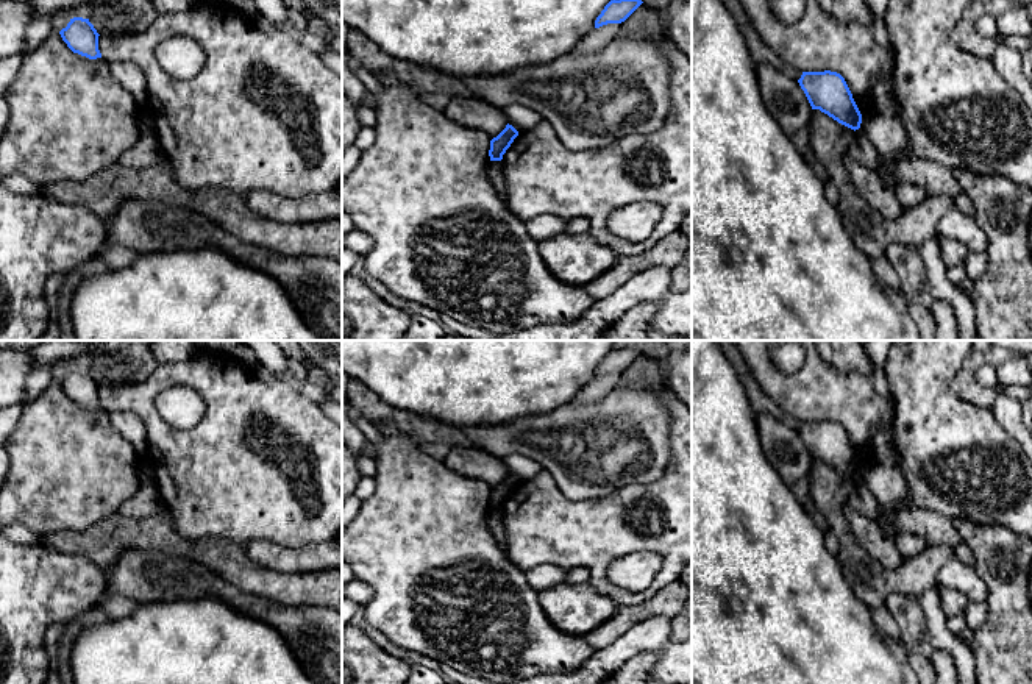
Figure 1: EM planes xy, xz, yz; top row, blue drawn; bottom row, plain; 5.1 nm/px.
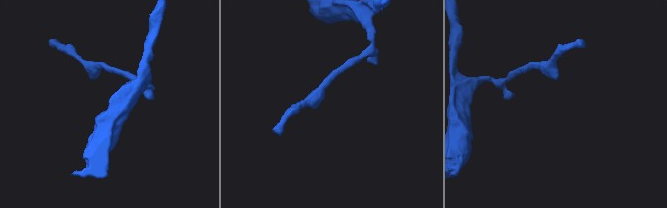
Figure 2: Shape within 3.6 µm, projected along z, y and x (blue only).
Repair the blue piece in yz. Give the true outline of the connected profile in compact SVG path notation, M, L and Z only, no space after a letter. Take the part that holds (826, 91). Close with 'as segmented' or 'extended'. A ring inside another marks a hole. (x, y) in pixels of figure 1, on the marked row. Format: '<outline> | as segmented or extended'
M831 70L802 72L798 83L812 109L820 109L854 131L860 128L862 114L840 73Z | as segmented

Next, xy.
M83 17L70 19L67 27L62 28L59 34L73 53L86 56L89 59L101 58L101 53L98 50L100 34L89 22L89 19L83 19Z | as segmented

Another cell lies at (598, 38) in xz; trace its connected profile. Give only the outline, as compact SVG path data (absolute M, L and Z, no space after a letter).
M607 23L595 28L589 36L585 36L571 52L571 56L582 56L600 52L618 34L621 23Z

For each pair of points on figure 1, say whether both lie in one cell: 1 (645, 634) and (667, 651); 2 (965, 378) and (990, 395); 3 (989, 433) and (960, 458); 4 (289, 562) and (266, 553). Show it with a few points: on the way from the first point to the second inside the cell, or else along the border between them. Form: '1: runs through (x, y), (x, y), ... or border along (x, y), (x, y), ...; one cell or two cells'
1: runs through (650, 636), (662, 648); one cell
2: runs through (971, 384), (984, 395); one cell
3: runs through (982, 439), (967, 455); one cell
4: runs through (283, 559), (272, 556); one cell

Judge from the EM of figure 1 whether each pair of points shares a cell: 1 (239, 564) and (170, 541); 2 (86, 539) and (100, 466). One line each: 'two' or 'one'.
1: one
2: two

